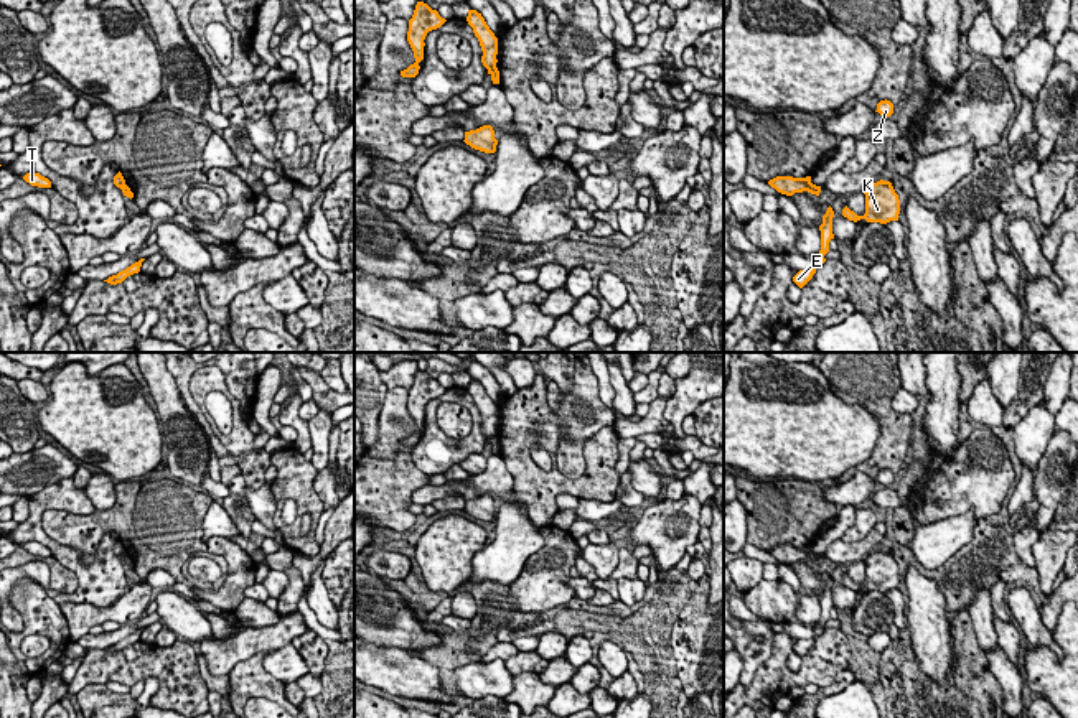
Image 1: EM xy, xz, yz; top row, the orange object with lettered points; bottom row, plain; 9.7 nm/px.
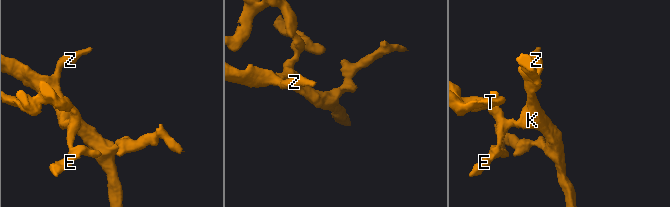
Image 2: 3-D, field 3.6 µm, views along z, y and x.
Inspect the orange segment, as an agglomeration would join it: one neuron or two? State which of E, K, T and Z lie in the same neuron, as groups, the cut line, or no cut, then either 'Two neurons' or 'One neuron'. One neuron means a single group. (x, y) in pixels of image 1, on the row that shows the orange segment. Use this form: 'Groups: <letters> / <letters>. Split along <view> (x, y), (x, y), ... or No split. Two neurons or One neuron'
Groups: E K Z / T. Split along yz (810, 181), (806, 190). Two neurons

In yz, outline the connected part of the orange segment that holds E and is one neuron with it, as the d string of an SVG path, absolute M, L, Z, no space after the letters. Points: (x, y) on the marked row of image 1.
M829 206L826 214L823 216L823 224L819 226L821 231L821 250L819 254L813 259L816 267L813 270L799 270L794 277L793 282L803 288L816 273L816 268L821 267L826 259L824 255L829 252L829 242L834 239L832 234L832 217L834 217L834 211Z

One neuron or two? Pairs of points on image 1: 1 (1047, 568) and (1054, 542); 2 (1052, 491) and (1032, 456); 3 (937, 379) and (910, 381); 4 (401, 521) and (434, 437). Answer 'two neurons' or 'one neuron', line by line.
1: one neuron
2: two neurons
3: two neurons
4: two neurons

